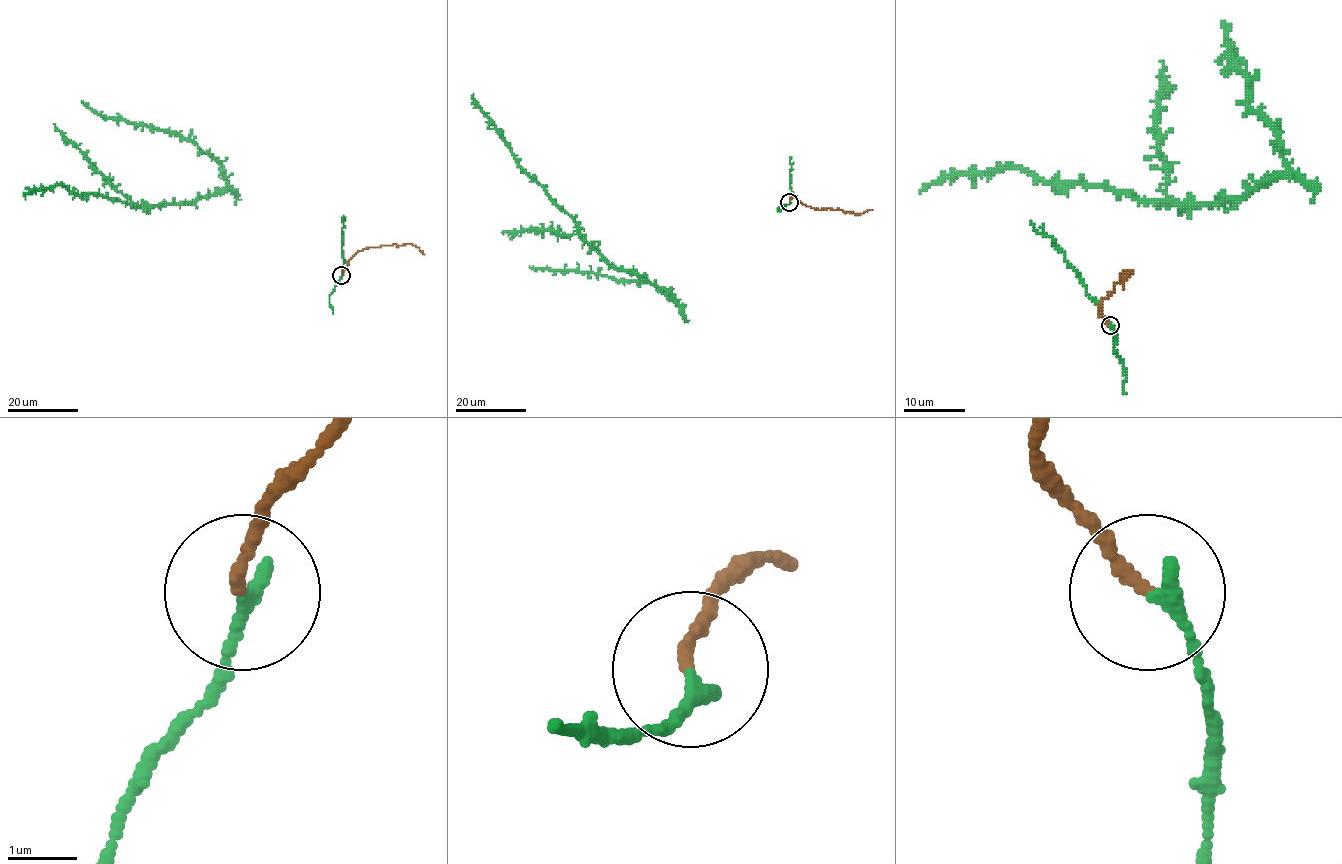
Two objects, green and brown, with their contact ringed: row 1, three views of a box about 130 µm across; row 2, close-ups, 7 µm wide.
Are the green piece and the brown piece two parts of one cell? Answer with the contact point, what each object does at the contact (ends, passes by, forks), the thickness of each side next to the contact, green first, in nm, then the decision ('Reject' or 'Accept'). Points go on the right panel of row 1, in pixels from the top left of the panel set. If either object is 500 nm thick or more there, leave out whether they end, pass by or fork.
Place: (1110, 325). At the ring green ends. At the ring brown ends. Thickness 240 nm (green) against 170 nm. Reject

